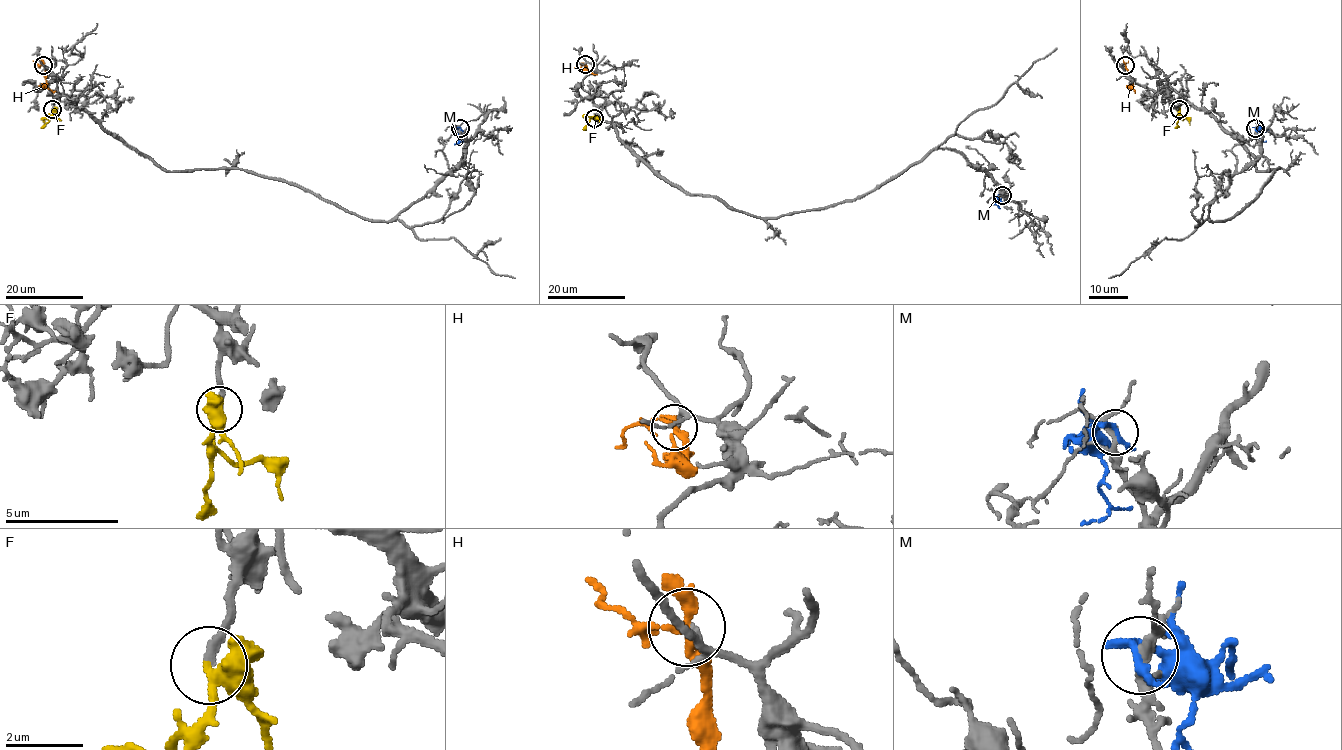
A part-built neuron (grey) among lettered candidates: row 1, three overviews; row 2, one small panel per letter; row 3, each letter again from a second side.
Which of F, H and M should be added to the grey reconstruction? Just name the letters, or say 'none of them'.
F

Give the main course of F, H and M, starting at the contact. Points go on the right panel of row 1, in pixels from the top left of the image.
F: (1179, 109), (1178, 115), (1187, 118), (1189, 125)
H: (1125, 65), (1135, 91)
M: (1255, 128), (1261, 132), (1259, 144), (1262, 144)

